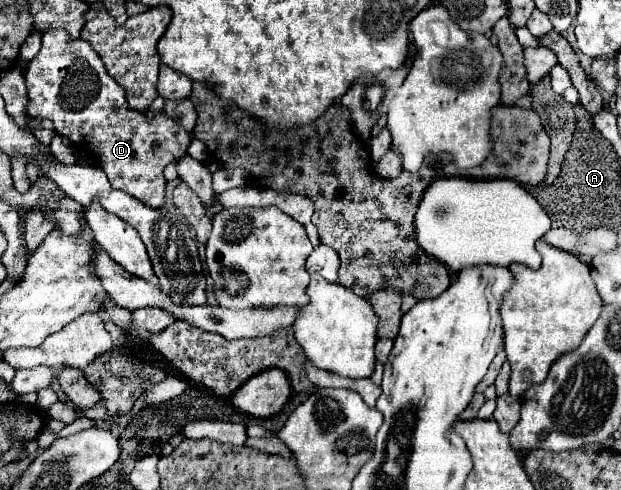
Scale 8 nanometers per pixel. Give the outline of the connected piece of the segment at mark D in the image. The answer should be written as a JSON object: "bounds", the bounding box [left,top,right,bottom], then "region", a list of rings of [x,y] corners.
{"bounds":[25,29,191,209],"region":[[[49,29],[43,33],[43,45],[37,57],[31,59],[25,81],[29,91],[29,117],[51,119],[59,135],[89,149],[113,187],[125,189],[153,209],[163,205],[163,169],[187,153],[191,143],[191,135],[183,127],[163,111],[147,119],[145,113],[129,109],[123,87],[107,75],[99,53],[83,39],[69,39],[65,29]]]}

